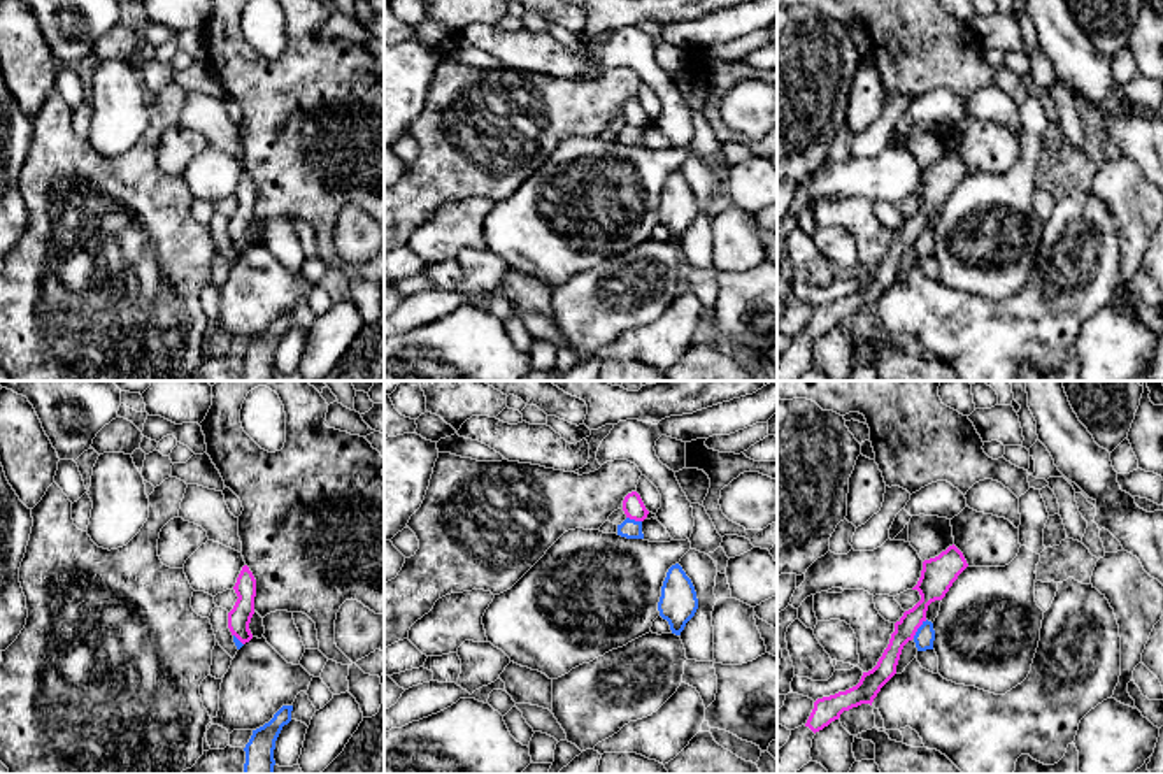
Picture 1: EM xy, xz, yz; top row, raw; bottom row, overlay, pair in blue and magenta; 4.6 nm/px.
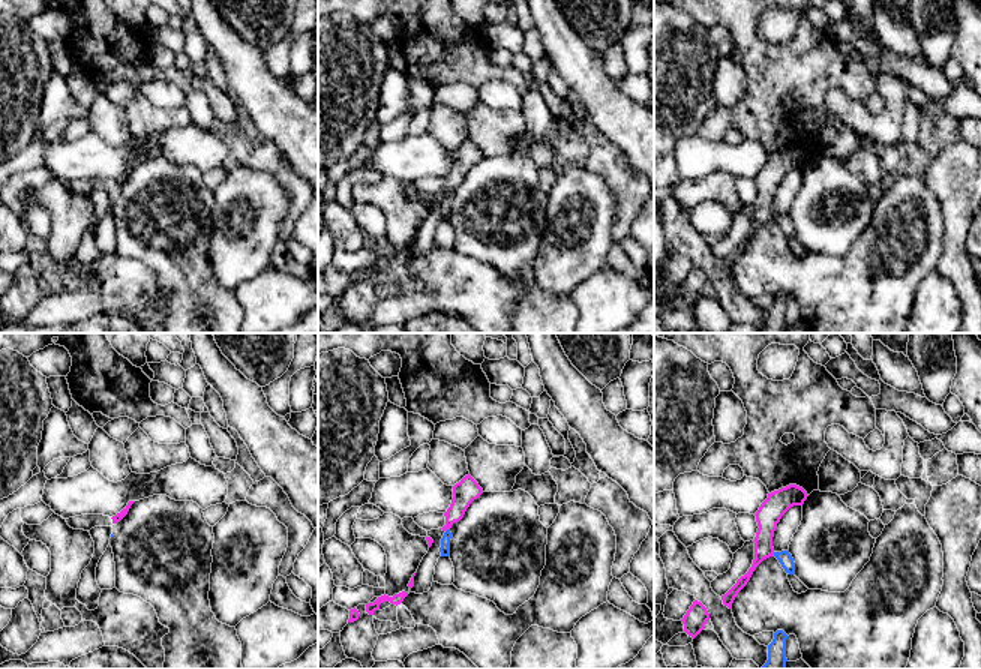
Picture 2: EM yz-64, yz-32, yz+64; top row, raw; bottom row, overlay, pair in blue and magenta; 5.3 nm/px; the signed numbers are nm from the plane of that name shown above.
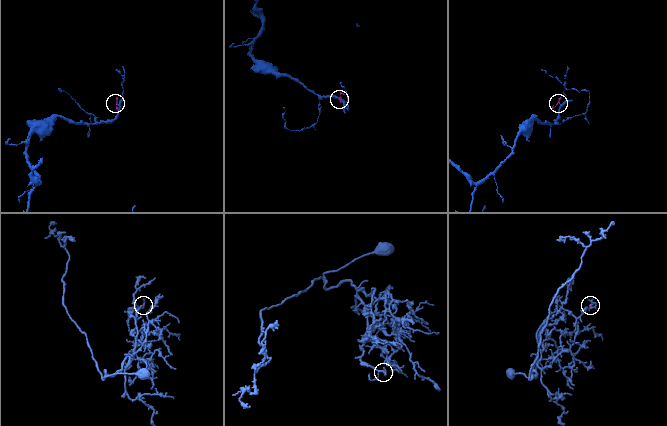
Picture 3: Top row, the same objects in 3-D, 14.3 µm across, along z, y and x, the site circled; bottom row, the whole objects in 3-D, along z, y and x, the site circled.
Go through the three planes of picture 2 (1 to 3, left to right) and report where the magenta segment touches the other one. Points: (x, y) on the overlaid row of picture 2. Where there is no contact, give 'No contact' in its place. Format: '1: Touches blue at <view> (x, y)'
1: No contact
2: Touches blue at yz-32 (447, 530)
3: No contact

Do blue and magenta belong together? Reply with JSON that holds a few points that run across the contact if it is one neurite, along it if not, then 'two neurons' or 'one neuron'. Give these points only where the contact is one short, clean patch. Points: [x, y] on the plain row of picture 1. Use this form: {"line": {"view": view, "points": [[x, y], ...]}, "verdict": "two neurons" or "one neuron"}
{"line": {"view": "yz", "points": [[927, 227], [913, 244]]}, "verdict": "two neurons"}

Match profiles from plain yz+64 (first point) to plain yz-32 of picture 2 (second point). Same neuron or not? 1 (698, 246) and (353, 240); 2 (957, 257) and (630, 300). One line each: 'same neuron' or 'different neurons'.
1: same neuron
2: different neurons

